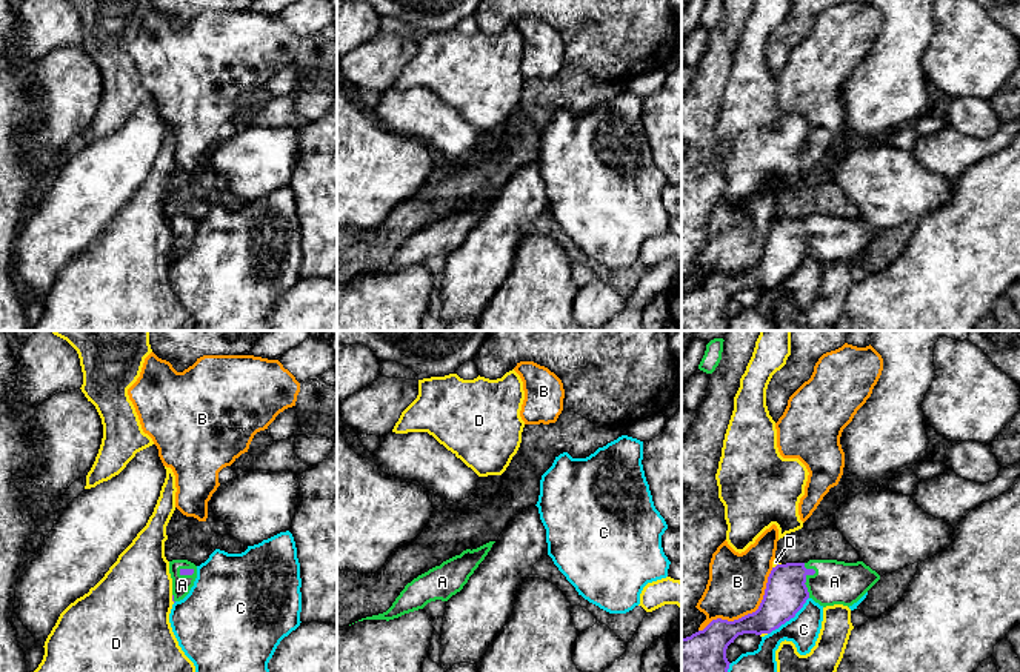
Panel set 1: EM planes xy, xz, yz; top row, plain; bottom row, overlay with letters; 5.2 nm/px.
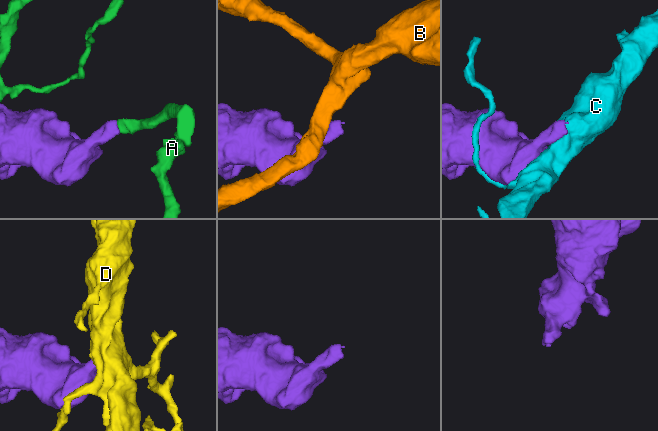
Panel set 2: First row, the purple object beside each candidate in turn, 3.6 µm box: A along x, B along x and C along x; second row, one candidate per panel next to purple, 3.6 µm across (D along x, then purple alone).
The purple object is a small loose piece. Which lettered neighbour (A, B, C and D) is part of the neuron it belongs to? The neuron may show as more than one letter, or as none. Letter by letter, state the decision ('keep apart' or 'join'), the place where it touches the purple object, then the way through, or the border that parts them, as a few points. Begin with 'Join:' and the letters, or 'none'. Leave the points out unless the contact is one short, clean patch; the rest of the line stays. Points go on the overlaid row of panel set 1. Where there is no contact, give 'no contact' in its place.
Join: A
A: join; contact yz (805, 577); way yz (785, 594), (805, 577), (834, 582)
B: keep apart; contact yz (748, 614)
C: keep apart; contact yz (790, 618)
D: keep apart; contact yz (777, 565)

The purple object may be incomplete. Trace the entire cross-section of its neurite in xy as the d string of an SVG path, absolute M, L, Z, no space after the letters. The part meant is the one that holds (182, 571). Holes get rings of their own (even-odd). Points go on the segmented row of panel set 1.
M188 560L169 561L169 574L172 578L172 601L183 600L197 578L197 566Z

